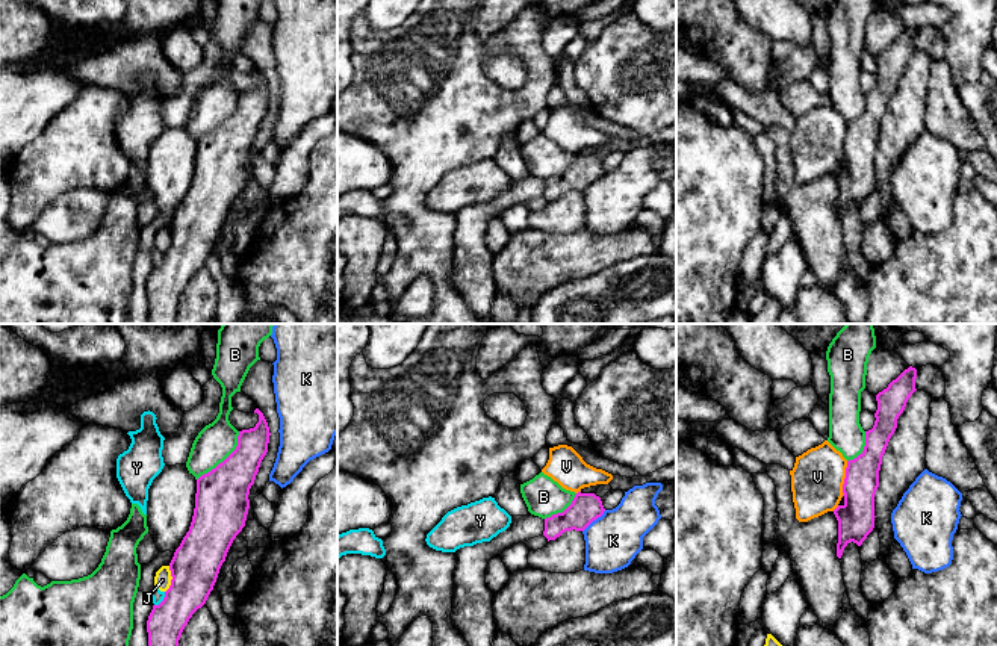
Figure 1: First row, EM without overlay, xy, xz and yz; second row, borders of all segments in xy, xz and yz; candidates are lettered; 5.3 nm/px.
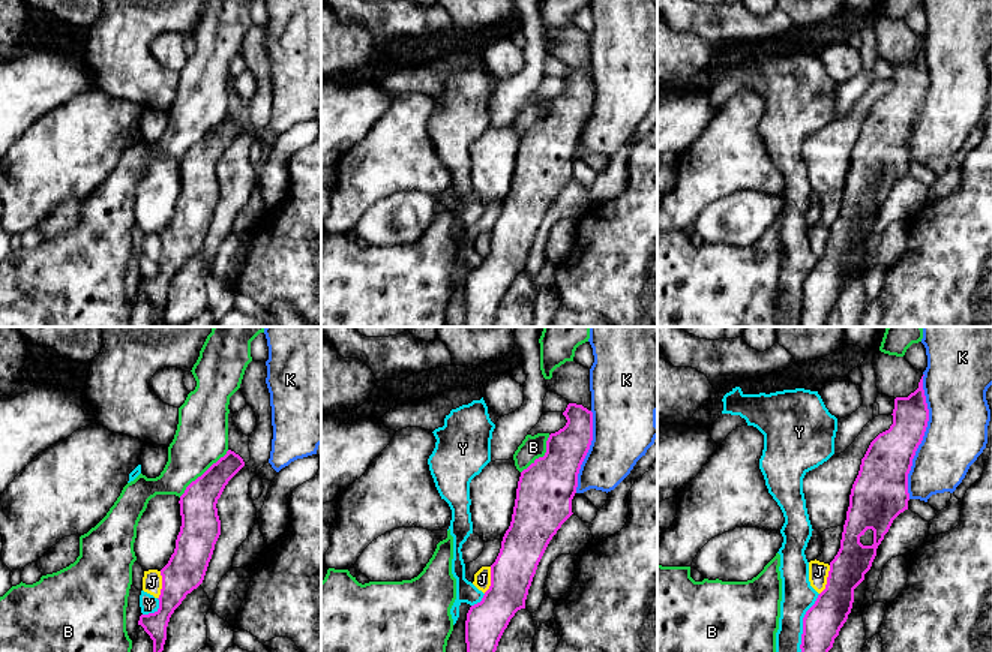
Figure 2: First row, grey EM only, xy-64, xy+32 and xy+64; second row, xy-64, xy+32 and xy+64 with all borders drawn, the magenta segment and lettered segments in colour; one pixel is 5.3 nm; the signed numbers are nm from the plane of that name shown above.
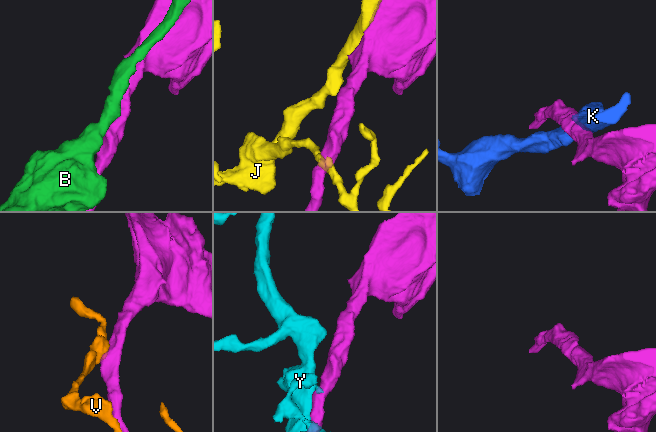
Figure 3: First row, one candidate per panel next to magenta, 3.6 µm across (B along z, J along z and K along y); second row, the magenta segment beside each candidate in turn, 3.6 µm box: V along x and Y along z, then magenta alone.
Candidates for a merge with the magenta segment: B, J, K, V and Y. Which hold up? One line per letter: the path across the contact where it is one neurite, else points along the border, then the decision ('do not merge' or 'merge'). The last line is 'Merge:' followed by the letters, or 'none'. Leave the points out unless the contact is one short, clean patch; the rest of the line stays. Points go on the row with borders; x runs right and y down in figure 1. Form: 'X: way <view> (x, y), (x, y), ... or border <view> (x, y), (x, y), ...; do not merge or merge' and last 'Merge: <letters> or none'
B: border xy (239, 431), (236, 447), (197, 480); do not merge
J: do not merge
K: do not merge
V: do not merge
Y: do not merge
Merge: none

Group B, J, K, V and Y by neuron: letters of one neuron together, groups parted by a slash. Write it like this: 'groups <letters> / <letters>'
groups B / J / K / V / Y

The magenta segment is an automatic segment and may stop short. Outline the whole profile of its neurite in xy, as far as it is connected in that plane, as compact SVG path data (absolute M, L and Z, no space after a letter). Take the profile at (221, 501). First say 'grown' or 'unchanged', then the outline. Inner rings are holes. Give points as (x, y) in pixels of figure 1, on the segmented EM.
unchanged; M259 408L254 413L259 415L256 427L239 431L236 449L197 480L192 522L169 563L171 585L165 592L163 601L153 605L147 620L148 646L179 646L185 626L192 614L206 604L233 540L245 526L250 489L268 452L271 436L263 413Z

